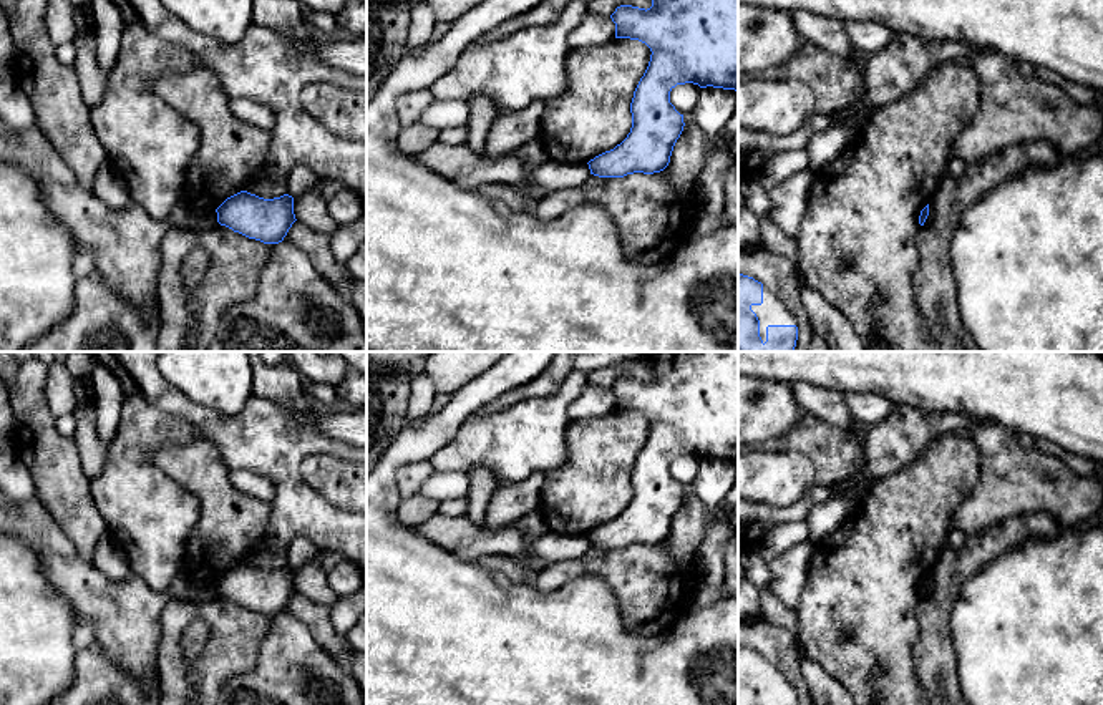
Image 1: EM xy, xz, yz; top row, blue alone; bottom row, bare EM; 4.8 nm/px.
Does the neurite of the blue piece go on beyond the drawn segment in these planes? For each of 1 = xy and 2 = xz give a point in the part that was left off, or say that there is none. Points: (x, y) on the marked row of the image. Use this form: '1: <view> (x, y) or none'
1: none
2: none

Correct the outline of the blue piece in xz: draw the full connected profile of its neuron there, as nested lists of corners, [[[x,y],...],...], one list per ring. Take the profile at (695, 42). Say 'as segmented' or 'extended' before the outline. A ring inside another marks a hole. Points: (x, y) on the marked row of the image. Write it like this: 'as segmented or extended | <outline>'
as segmented | [[[652,0],[650,8],[620,5],[610,15],[615,38],[645,43],[652,55],[630,103],[632,128],[614,149],[590,159],[590,174],[624,177],[663,171],[683,131],[683,114],[670,103],[677,85],[693,83],[738,91],[738,0]]]

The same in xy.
as segmented | [[[247,191],[227,197],[217,209],[217,222],[249,239],[279,244],[297,221],[294,197],[264,199]]]

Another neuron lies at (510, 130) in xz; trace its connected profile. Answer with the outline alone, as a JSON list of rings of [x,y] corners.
[[[532,101],[519,111],[499,111],[484,144],[484,154],[514,154],[522,144],[539,139],[544,103]]]

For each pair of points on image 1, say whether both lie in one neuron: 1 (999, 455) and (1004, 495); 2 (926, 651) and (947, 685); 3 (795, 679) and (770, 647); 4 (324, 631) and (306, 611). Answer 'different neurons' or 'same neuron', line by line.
1: same neuron
2: same neuron
3: same neuron
4: same neuron

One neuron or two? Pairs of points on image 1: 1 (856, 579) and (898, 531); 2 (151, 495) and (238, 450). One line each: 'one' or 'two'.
1: one
2: two

